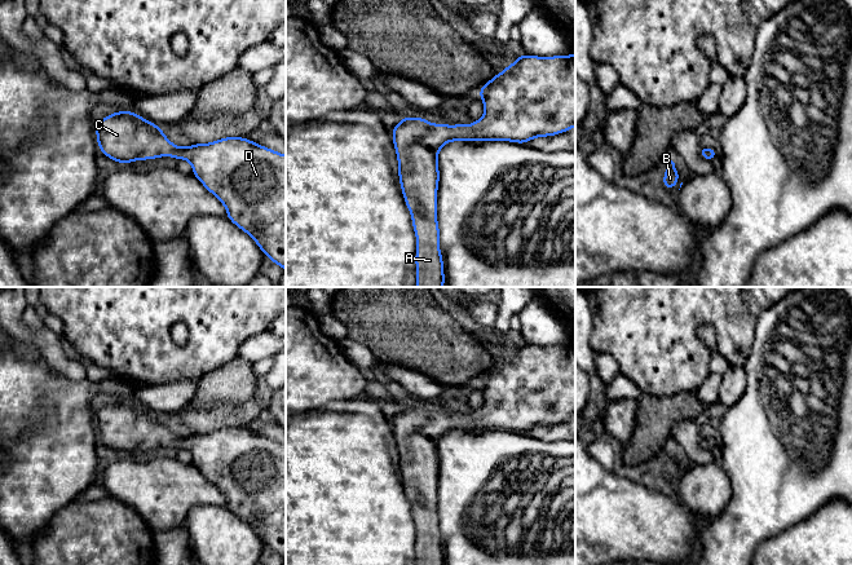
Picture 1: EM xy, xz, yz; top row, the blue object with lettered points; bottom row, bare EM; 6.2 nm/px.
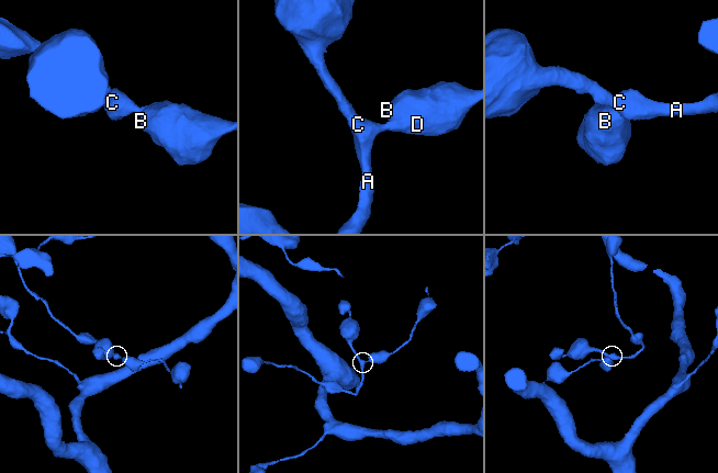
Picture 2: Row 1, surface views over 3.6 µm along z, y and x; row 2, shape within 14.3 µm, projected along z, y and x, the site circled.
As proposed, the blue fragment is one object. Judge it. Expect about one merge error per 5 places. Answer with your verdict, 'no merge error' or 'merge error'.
no merge error

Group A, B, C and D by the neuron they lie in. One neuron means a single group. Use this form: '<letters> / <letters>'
A B C D

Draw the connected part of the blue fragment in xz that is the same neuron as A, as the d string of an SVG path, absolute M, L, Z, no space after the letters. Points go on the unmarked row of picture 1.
M522 343L512 354L485 372L477 384L484 392L485 402L472 414L431 414L423 406L402 406L402 410L392 418L401 480L416 525L416 565L445 565L437 511L440 472L437 445L441 437L453 431L473 432L476 429L526 434L533 428L556 425L574 418L575 343L552 346Z

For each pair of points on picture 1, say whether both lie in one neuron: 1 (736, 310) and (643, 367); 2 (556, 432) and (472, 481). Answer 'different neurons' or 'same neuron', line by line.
1: same neuron
2: different neurons

